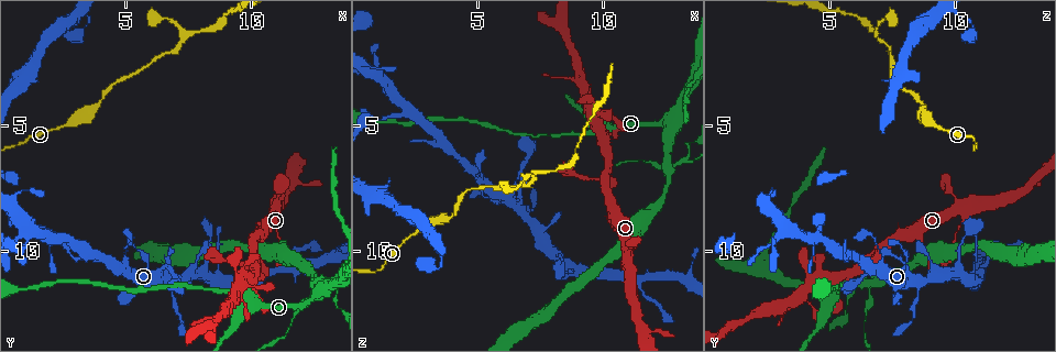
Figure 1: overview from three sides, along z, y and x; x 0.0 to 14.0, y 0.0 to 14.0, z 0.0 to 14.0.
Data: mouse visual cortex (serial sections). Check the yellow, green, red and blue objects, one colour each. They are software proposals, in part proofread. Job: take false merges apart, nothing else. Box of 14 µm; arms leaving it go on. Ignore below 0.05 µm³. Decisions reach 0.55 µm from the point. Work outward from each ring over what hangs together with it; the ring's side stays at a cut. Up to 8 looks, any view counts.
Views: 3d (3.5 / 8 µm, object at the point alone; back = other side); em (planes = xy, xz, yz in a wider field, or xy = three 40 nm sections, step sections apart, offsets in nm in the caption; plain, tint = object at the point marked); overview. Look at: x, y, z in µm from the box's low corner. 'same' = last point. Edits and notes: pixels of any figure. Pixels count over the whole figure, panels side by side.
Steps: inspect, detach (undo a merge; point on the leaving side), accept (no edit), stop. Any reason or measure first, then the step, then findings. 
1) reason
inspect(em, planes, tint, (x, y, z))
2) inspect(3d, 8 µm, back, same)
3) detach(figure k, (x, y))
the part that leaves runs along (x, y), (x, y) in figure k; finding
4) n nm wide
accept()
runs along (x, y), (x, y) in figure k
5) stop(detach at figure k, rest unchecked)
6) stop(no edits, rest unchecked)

looks like a crossing
inspect(3d, 3.5 µm, (12.5, 11.3, 6.6))

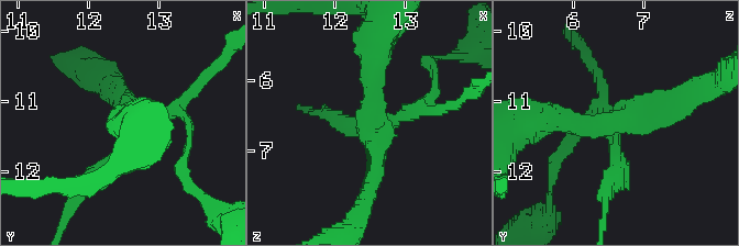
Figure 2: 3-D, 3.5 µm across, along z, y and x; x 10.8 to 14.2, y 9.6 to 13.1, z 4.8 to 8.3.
4 arms; arms of 200, 250, 300, 300 nm; need the tissue
inspect(em, xy, step 5, tint, (12.50, 11.30, 6.55))

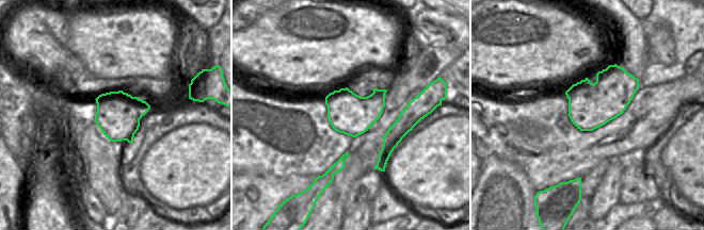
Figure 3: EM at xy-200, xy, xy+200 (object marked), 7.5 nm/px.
accept()
runs along (541, 123), (599, 126), (679, 105) in figure 2; all the same cell

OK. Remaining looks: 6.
calibre changes
inspect(3d, 8 µm, (11.5, 13.0, 6.3))

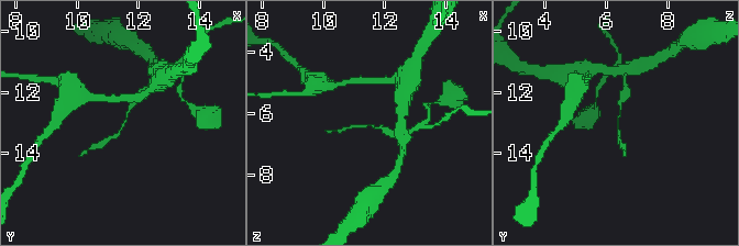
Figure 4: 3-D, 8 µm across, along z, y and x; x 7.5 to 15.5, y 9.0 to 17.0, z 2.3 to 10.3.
arms of 150, 200 nm
inspect(em, xy, step 5, tint, (11.7, 13.0, 6.4))

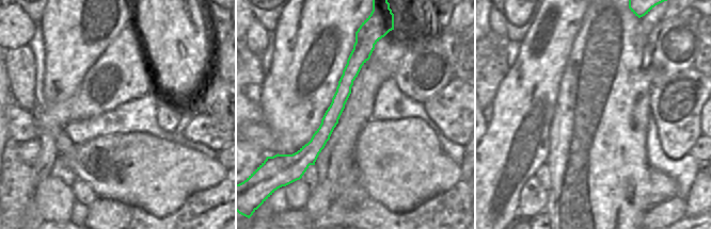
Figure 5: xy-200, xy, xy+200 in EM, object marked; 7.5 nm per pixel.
120 nm wide
accept()
runs along (369, 42), (354, 62), (307, 162) in figure 5; all the same cell

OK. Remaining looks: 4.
side arm on a straight run
inspect(3d, 3.5 µm, (7.4, 1.5, 6.9))

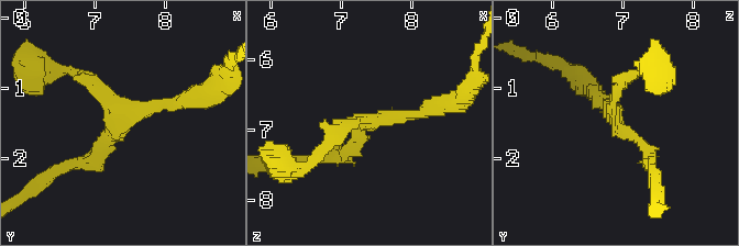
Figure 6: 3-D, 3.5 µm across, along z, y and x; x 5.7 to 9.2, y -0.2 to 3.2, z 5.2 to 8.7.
3 arms; arms of 150, 200, 200 nm
inspect(em, xy, step 2, plain, (7.40, 1.50, 6.90))

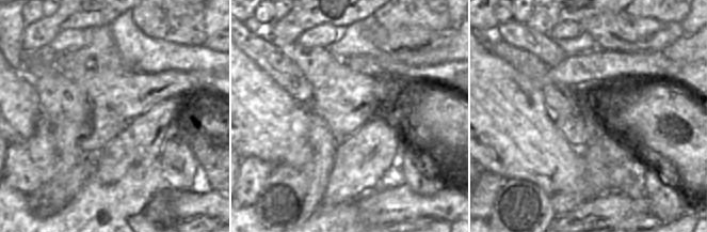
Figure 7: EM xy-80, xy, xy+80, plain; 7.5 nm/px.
where the object lies
inspect(em, xy, step 2, tint, same)

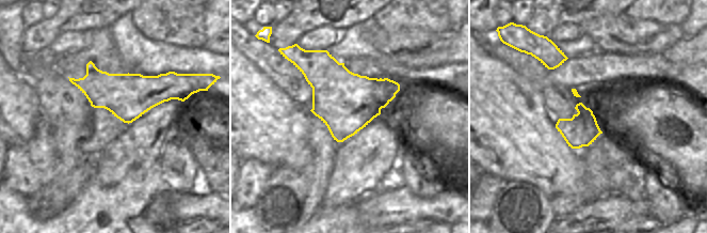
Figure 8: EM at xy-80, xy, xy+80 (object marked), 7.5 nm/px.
accept()
runs along (80, 164), (141, 107), (185, 100) in figure 6; continuous, no second cell

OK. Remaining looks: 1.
stop(no edits, rest unchecked)

